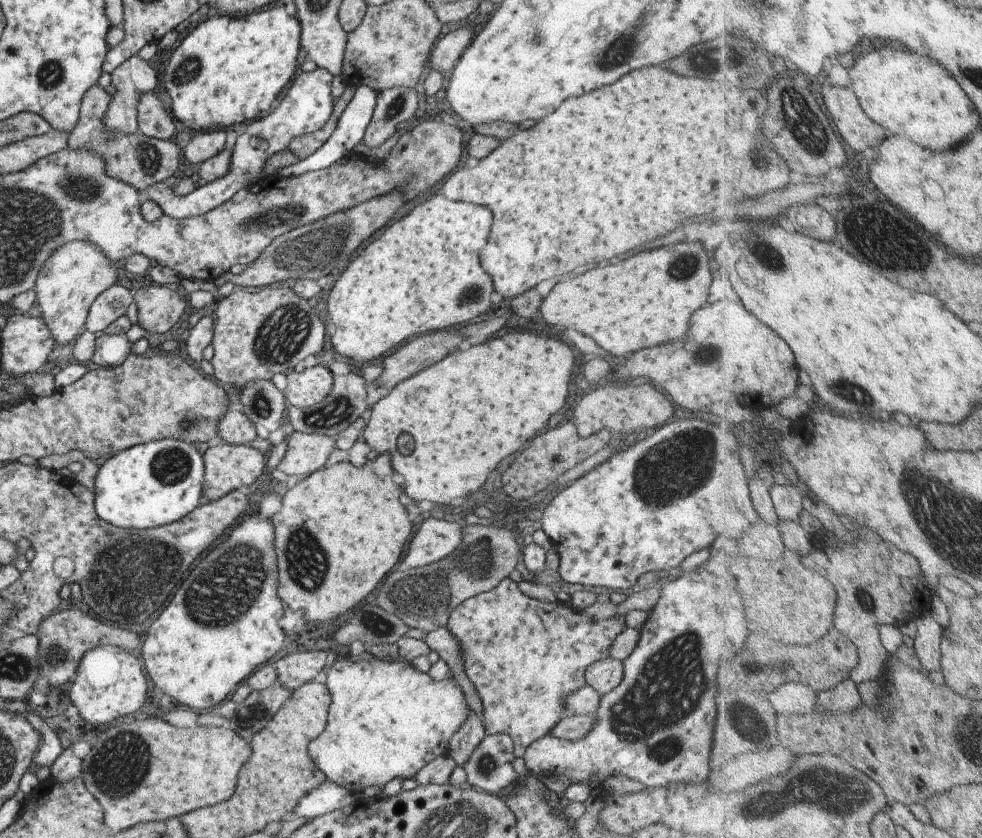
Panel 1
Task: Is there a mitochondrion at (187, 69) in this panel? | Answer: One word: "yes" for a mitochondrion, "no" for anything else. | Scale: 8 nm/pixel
yes

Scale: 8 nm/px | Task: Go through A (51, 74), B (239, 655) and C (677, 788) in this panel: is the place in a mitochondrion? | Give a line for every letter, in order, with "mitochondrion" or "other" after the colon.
A: mitochondrion
B: other
C: other

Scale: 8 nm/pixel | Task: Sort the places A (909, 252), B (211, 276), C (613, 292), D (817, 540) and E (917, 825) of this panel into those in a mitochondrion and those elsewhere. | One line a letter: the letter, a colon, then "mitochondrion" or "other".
A: mitochondrion
B: other
C: other
D: other
E: other

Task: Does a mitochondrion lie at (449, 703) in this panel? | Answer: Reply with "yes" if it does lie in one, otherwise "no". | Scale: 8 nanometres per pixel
no

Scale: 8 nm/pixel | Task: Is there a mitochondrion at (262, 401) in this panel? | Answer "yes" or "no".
yes

